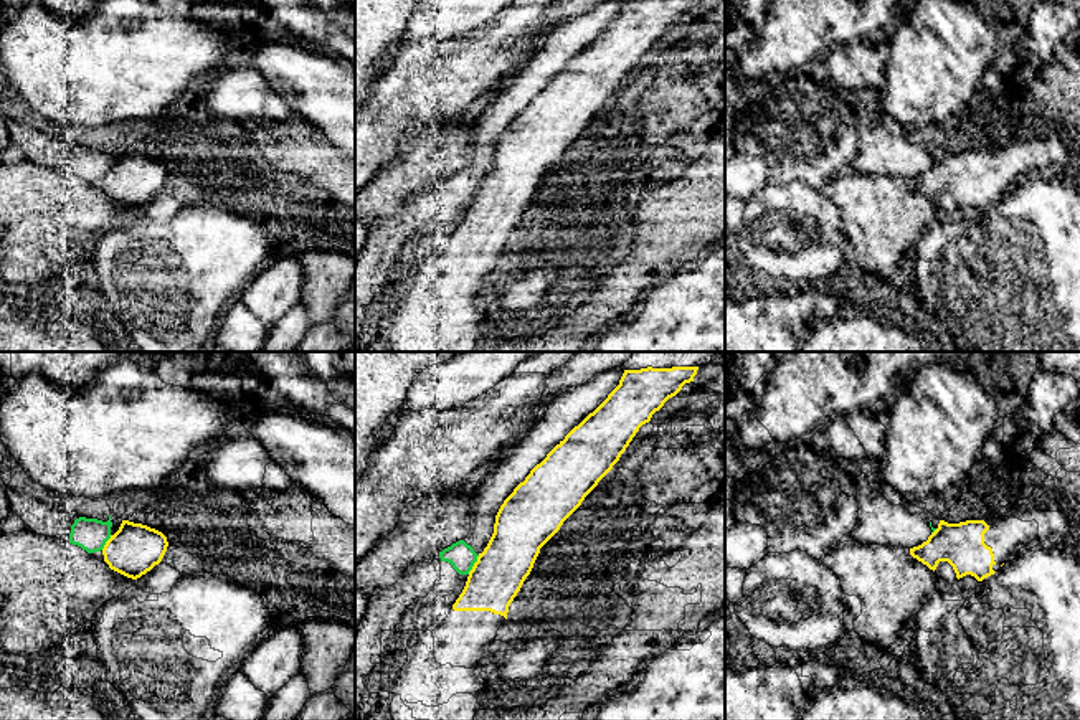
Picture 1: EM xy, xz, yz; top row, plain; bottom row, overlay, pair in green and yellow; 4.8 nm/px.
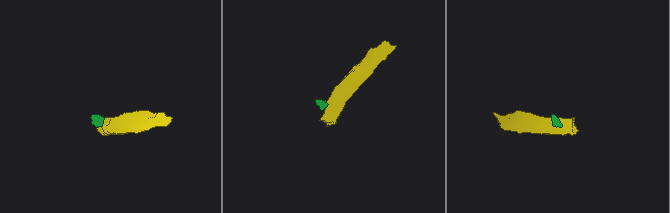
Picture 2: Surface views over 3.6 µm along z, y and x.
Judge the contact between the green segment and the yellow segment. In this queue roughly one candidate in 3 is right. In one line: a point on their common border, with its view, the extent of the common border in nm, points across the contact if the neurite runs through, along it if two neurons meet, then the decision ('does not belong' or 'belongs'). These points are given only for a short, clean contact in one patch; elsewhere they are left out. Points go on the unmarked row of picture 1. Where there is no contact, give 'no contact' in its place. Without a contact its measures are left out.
meets green in xz at (473, 195); contact 110 nm long; border along xz (479, 185), (468, 203); does not belong

